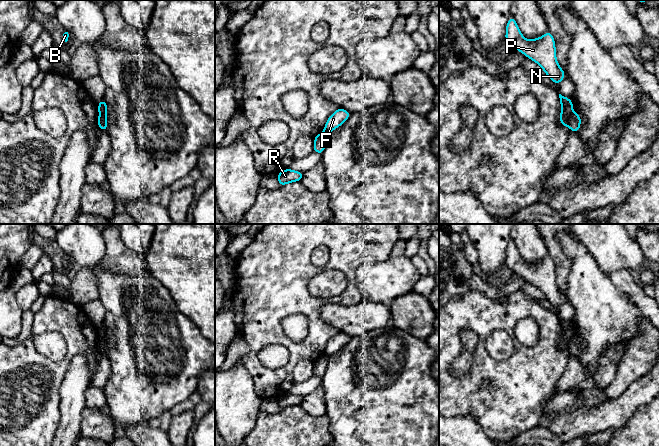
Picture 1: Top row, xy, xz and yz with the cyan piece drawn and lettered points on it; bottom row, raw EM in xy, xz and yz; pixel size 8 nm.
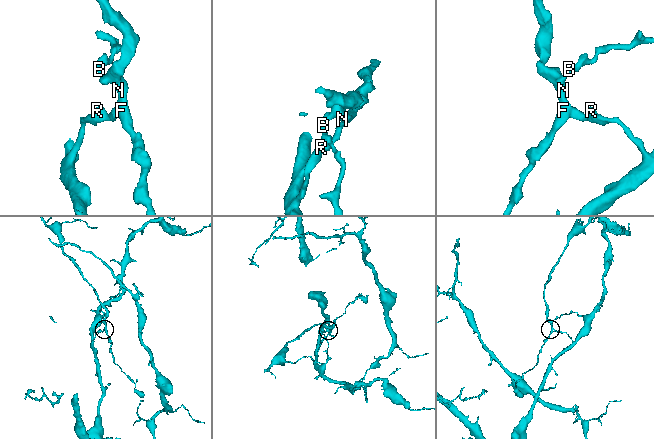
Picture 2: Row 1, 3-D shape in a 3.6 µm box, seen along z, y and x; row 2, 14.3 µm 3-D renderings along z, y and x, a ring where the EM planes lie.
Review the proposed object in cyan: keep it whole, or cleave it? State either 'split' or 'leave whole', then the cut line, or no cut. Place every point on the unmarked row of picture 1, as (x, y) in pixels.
split; cut xy (99, 336), (103, 343), (105, 354)

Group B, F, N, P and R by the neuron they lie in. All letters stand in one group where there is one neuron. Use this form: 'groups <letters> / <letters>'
groups B R / F N P

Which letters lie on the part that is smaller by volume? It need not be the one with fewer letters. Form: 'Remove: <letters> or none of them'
Remove: F, N, P

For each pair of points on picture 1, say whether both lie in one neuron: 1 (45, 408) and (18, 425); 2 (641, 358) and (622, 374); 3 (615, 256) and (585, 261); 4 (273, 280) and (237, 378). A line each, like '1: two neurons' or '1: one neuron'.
1: one neuron
2: one neuron
3: two neurons
4: two neurons

